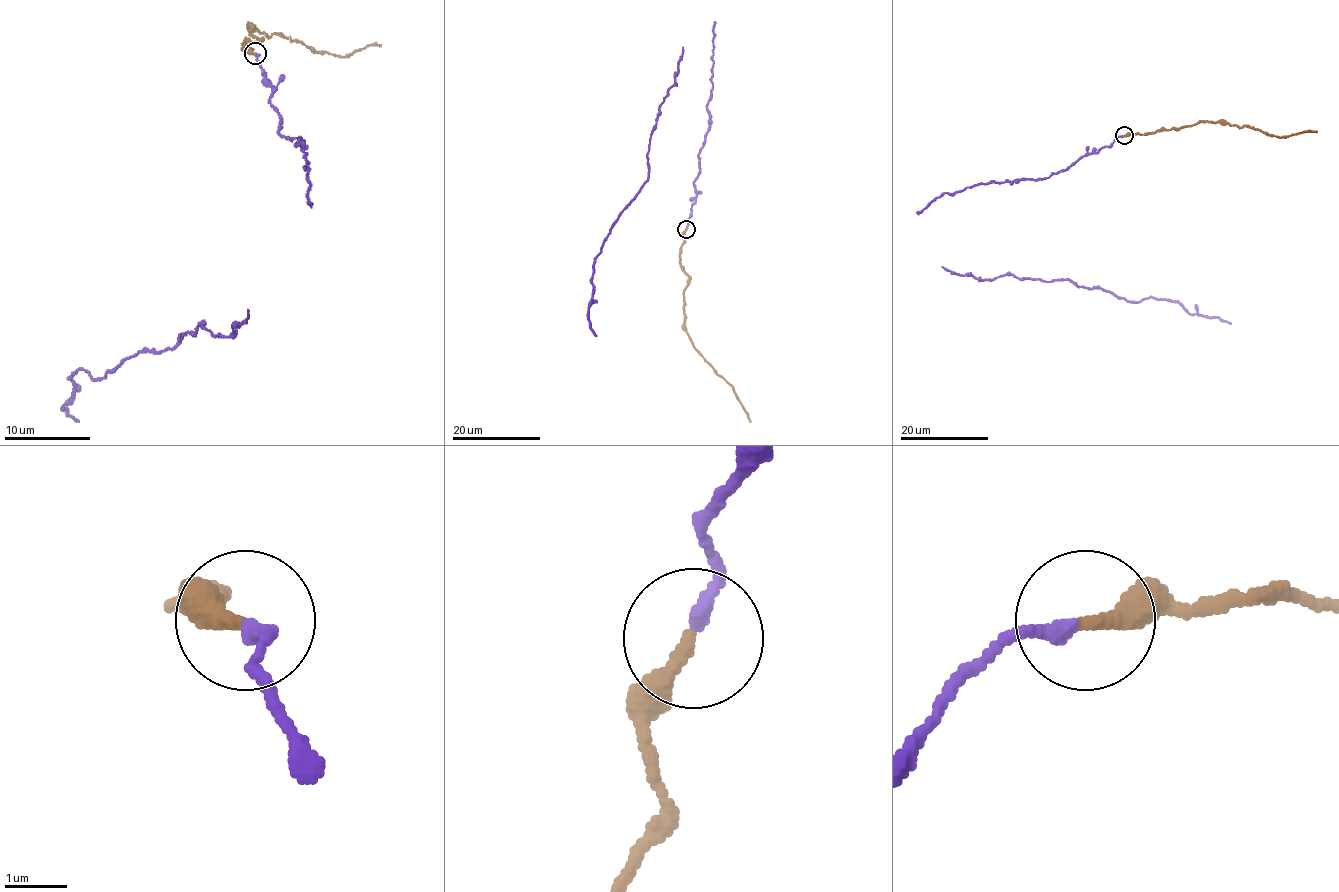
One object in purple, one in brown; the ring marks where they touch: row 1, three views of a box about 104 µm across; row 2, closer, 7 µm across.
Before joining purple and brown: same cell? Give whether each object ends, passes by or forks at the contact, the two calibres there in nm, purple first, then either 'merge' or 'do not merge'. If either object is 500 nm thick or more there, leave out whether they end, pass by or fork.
purple ends; brown ends; calibres 240 and 280 nm; merge

